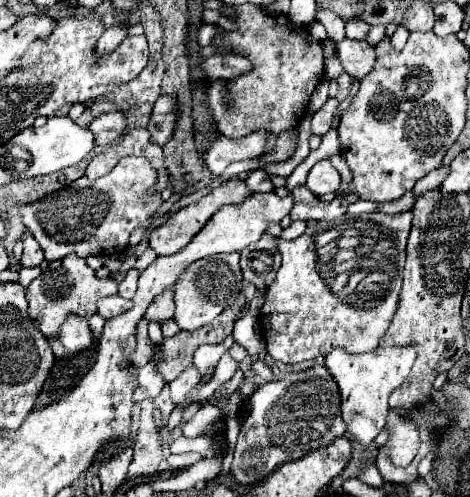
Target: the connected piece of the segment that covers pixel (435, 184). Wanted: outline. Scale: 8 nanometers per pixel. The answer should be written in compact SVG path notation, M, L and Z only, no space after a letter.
M448 166L436 168L436 170L432 170L428 176L424 176L424 180L420 180L420 182L412 188L412 192L414 192L414 200L418 200L420 194L424 194L424 192L428 192L428 190L436 190L436 188L440 188L440 184L444 182L444 176L448 176Z

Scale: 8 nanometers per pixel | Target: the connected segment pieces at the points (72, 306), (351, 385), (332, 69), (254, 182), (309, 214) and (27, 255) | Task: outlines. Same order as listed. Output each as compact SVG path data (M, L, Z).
M66 256L50 262L48 268L24 290L26 290L26 300L30 304L28 318L46 338L50 338L50 336L58 336L60 324L64 324L68 314L76 314L76 316L96 314L98 300L104 296L118 294L118 284L112 278L96 278L94 270L86 264L84 258Z
M416 346L376 348L368 354L348 354L336 348L326 356L324 366L332 374L340 390L342 418L348 426L348 432L358 444L370 446L376 440L376 436L386 428L386 416L390 410L388 398L406 380L414 364L414 358L416 358Z
M337 54L325 60L324 75L327 79L336 79L341 73L343 73L343 67L338 60Z
M262 168L250 172L246 184L248 184L248 188L250 188L252 192L274 192L272 178L270 178L270 174L268 174L266 170L262 170Z
M298 186L290 192L294 196L294 208L290 212L292 220L336 220L346 214L348 202L344 196L336 196L332 202L322 202L306 186Z
M26 232L22 236L24 240L24 254L22 254L22 266L26 268L34 268L34 266L40 266L42 260L44 260L44 252L42 248L38 246L38 242L34 240L34 236L30 232Z

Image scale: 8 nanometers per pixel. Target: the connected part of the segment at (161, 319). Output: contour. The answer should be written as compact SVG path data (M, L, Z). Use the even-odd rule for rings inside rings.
M166 290L162 292L160 296L156 296L152 300L152 304L148 306L146 314L144 314L144 320L148 322L158 322L158 324L164 324L166 320L172 320L174 318L174 292L172 290Z

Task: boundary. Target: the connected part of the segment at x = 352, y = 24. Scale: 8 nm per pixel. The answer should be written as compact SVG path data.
M350 20L346 22L346 36L352 40L366 40L370 26L362 20Z

